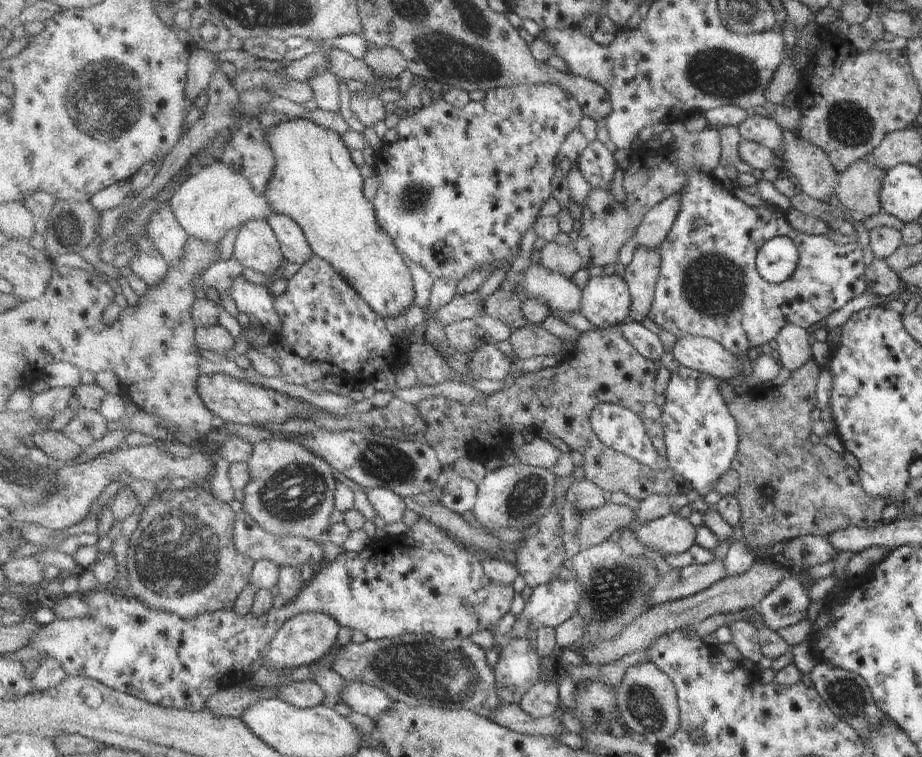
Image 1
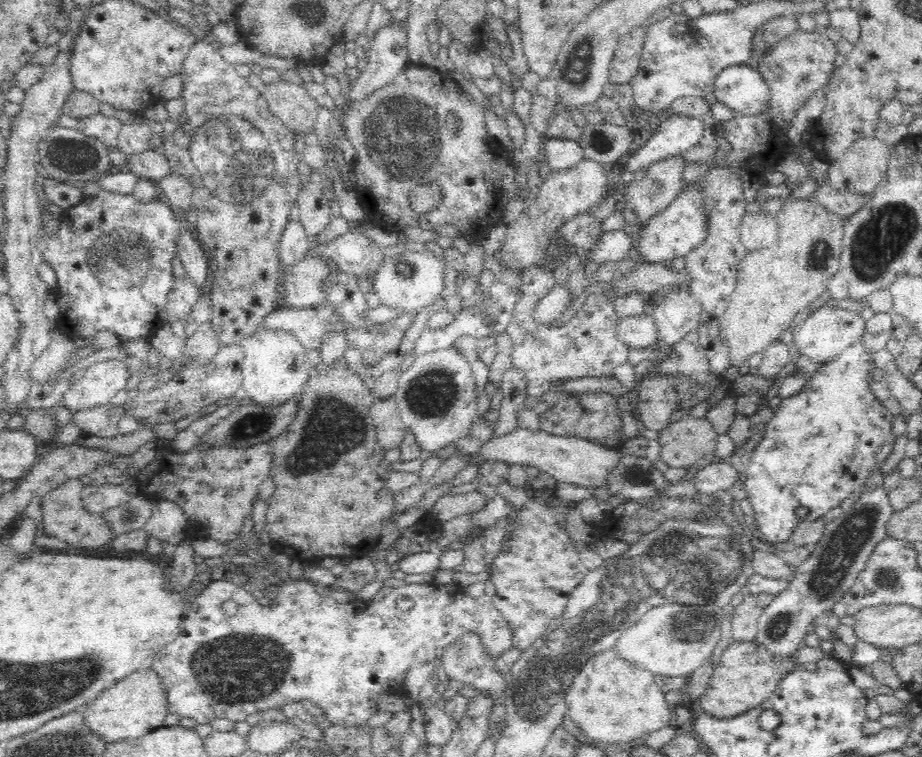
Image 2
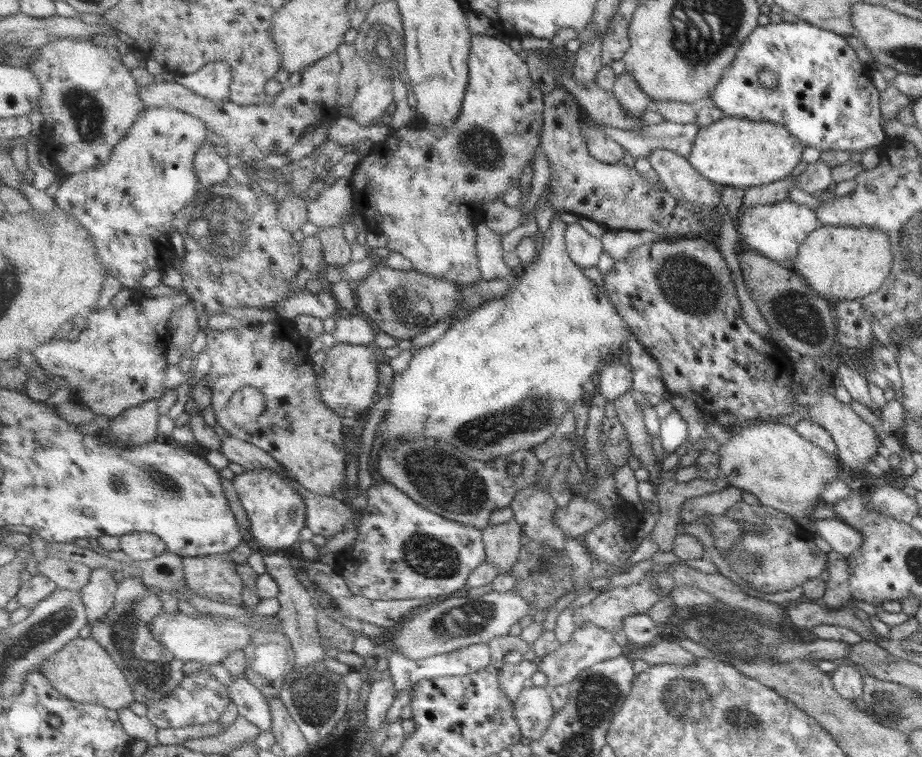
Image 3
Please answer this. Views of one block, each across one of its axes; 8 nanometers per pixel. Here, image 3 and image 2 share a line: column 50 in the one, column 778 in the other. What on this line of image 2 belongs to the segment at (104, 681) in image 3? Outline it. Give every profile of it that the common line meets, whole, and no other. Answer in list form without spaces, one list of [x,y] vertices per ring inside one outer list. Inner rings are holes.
[[[734,641],[722,653],[720,664],[716,666],[708,688],[700,695],[695,704],[710,717],[727,719],[744,714],[750,708],[756,708],[772,694],[776,682],[782,679],[786,671],[795,666],[794,660],[775,660],[766,648],[756,641]]]

